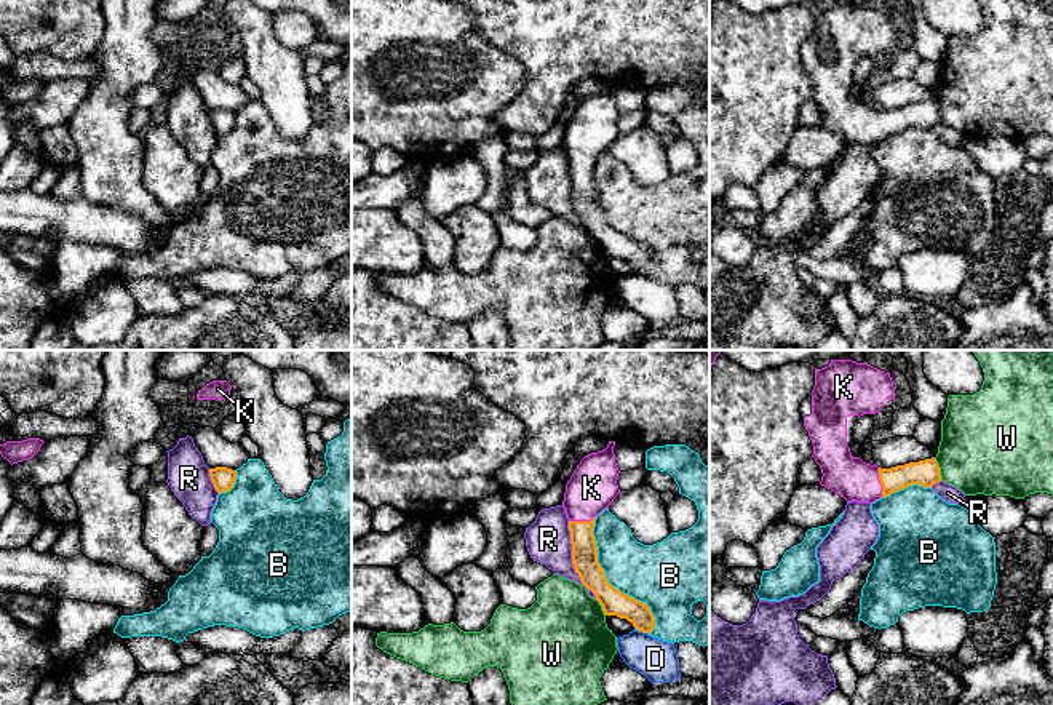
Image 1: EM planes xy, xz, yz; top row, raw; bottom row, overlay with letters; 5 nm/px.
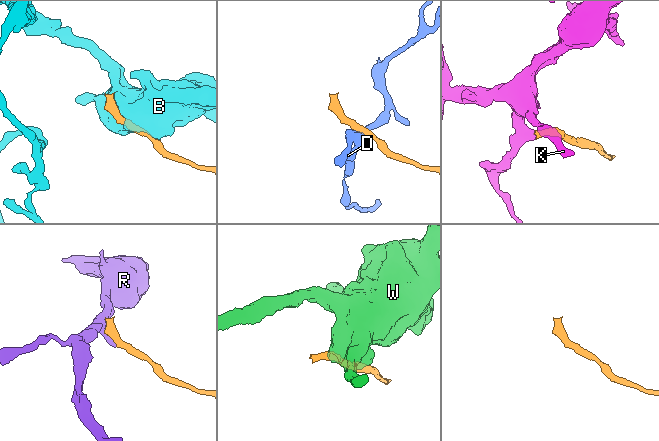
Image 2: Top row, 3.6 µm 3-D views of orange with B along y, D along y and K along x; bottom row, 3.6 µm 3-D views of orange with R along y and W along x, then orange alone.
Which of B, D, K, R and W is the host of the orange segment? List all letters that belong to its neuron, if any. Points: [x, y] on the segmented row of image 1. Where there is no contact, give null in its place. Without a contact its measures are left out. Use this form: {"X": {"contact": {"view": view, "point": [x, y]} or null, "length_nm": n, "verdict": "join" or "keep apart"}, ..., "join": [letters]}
{"B": {"contact": {"view": "xz", "point": [607, 582]}, "length_nm": 650, "verdict": "keep apart"}, "D": {"contact": {"view": "xz", "point": [643, 632]}, "length_nm": 40, "verdict": "keep apart"}, "K": {"contact": {"view": "yz", "point": [879, 480]}, "length_nm": 150, "verdict": "join"}, "R": {"contact": {"view": "xz", "point": [572, 560]}, "length_nm": 420, "verdict": "keep apart"}, "W": {"contact": {"view": "yz", "point": [938, 469]}, "length_nm": 130, "verdict": "keep apart"}, "join": ["K"]}

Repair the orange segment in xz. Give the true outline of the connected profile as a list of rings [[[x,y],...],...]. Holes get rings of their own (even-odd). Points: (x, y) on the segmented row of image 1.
[[[609,441],[606,449],[585,456],[566,484],[562,507],[569,518],[572,564],[606,615],[626,619],[639,631],[650,633],[655,619],[649,606],[612,587],[598,563],[594,520],[620,494],[614,446],[615,441]]]

